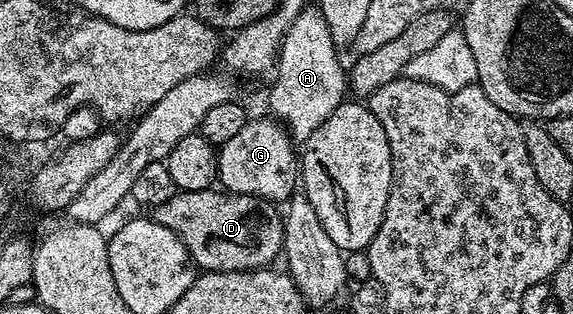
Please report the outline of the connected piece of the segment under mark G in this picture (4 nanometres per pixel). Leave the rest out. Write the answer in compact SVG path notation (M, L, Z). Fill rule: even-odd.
M252 117L233 140L218 147L217 182L228 194L252 194L279 204L296 189L297 154L291 151L293 139L286 129L274 117L266 117Z

